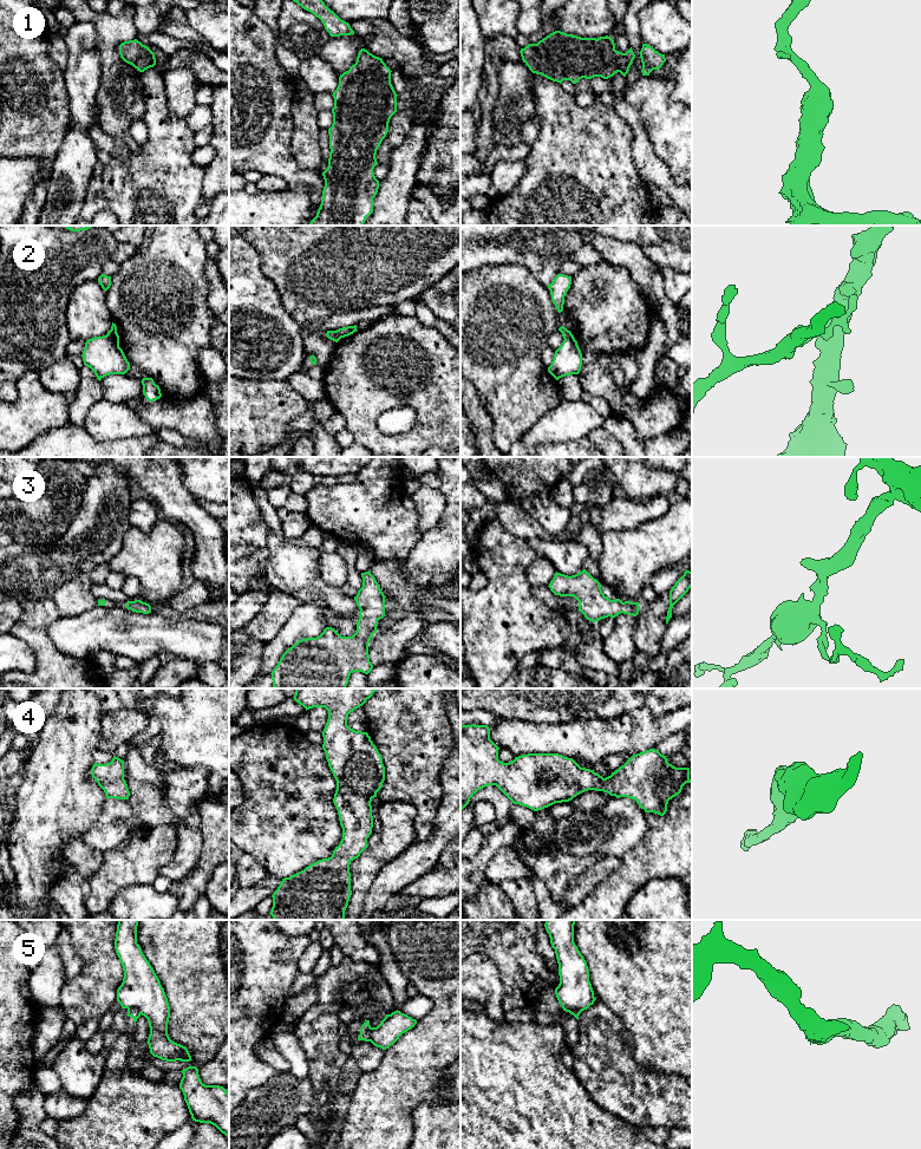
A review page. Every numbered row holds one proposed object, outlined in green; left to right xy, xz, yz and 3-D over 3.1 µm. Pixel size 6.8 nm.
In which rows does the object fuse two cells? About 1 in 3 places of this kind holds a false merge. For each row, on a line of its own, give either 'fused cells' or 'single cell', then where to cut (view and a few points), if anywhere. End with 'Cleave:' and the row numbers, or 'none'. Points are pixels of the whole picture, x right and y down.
1: single cell; cut none
2: fused cells; cut xy (106, 334), (118, 341)
3: single cell; cut none
4: single cell; cut none
5: fused cells; cut xz (370, 1026), (368, 1040)
Cleave: 2, 5

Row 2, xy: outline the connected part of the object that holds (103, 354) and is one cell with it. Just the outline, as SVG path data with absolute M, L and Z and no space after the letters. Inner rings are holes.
M107 335L89 339L81 357L84 365L94 372L99 381L106 376L125 374L130 370L119 341Z

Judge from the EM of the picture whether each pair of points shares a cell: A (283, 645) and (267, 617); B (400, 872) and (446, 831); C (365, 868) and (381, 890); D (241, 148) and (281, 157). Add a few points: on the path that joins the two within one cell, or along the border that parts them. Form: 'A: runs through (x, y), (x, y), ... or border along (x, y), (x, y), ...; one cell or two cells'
A: border along (293, 611), (280, 631), (266, 642); two cells
B: runs through (412, 863), (435, 843); one cell
C: border along (392, 859), (374, 877), (364, 906); two cells
D: runs through (250, 148), (265, 148), (272, 155); one cell

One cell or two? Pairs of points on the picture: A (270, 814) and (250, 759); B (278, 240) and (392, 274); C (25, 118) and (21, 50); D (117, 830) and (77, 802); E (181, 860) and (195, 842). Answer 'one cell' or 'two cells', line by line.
A: one cell
B: one cell
C: one cell
D: two cells
E: one cell

